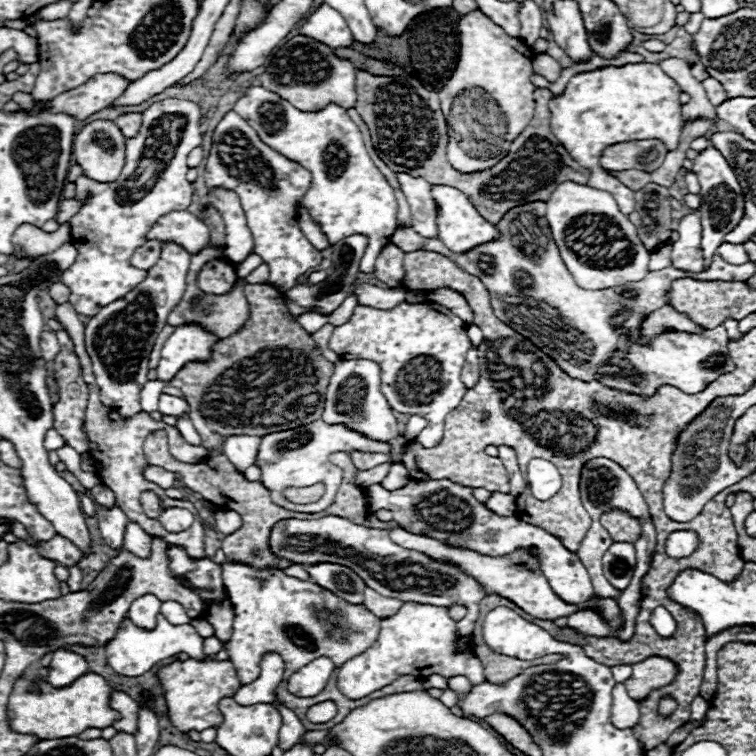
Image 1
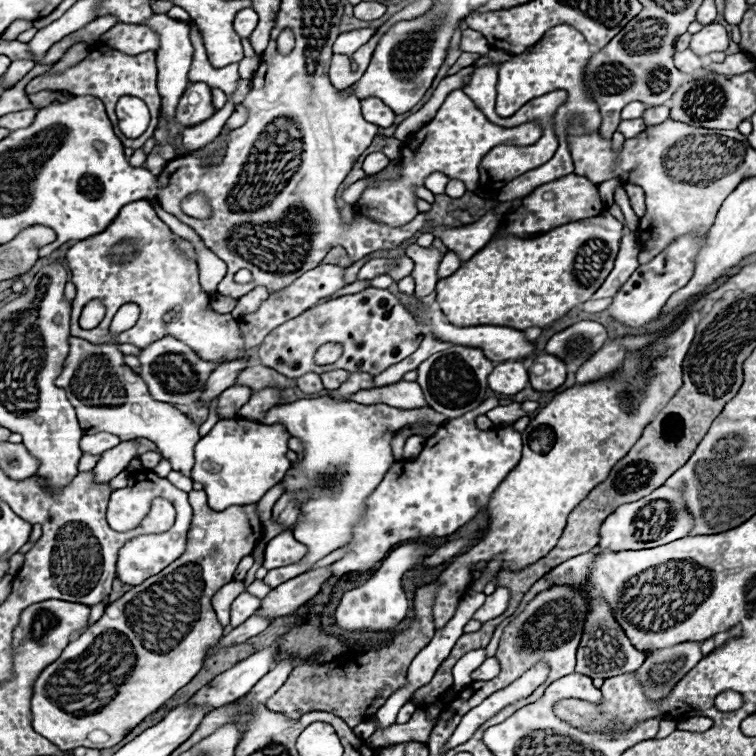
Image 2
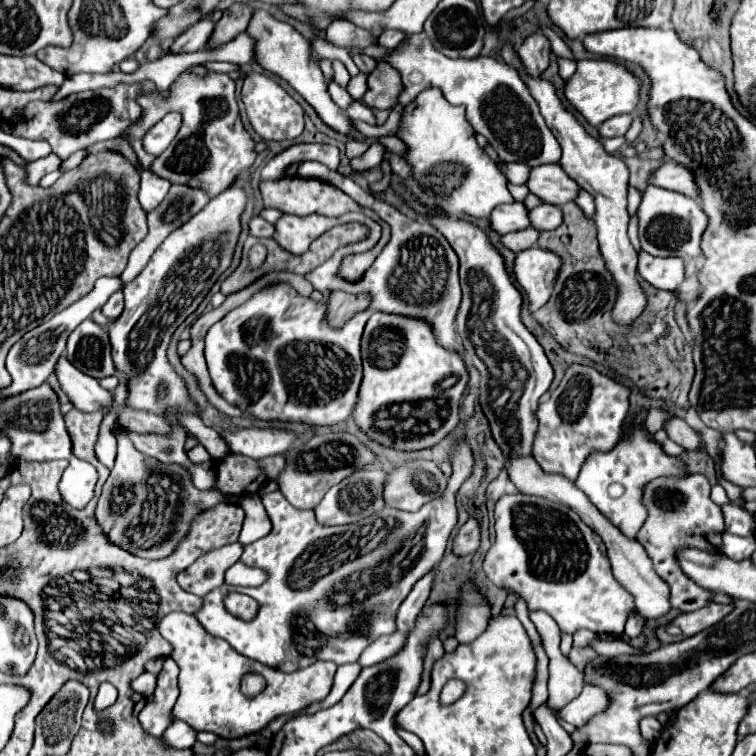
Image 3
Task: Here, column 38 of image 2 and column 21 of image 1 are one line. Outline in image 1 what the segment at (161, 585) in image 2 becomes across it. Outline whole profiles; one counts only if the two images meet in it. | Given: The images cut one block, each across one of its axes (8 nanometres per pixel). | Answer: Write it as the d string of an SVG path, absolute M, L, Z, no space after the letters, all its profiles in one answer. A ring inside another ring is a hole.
M88 672L68 684L66 688L54 688L52 684L24 684L22 678L14 682L8 698L10 728L18 734L32 734L36 738L68 738L78 736L86 728L106 728L118 720L118 712L108 706L112 688L94 672Z

